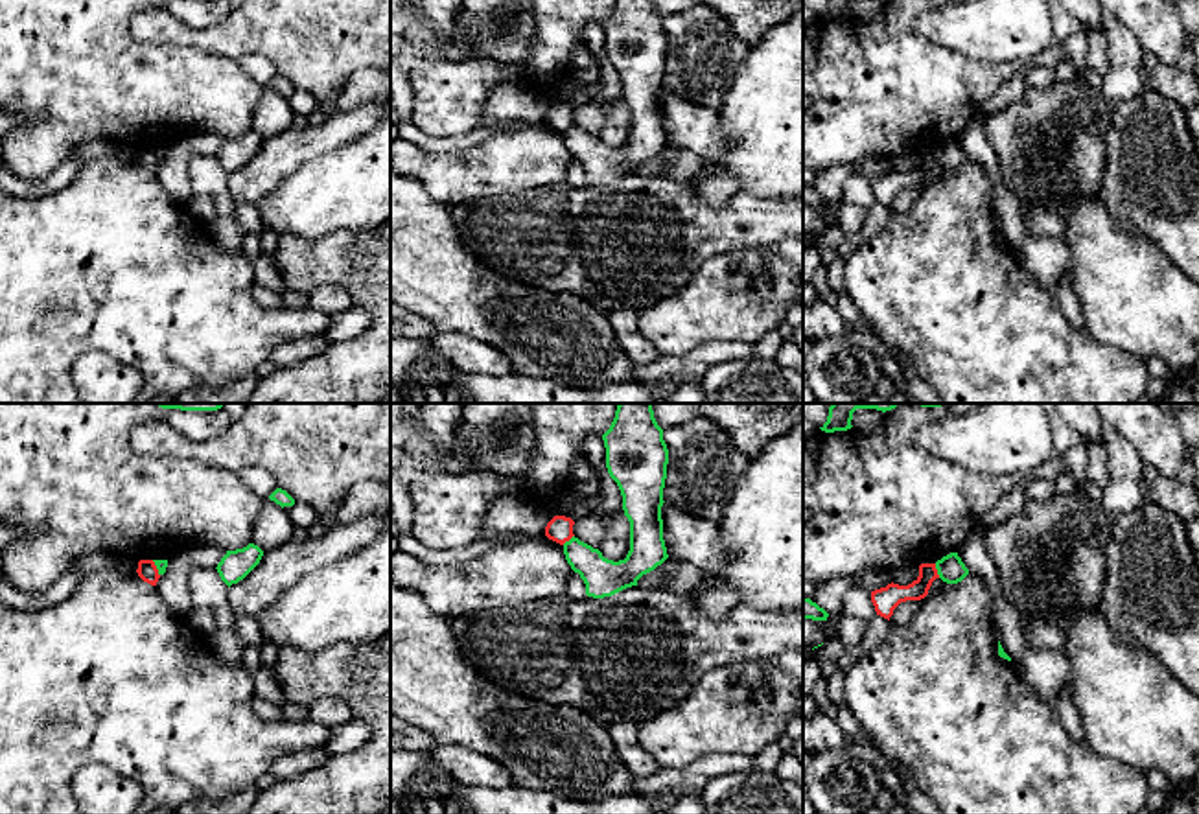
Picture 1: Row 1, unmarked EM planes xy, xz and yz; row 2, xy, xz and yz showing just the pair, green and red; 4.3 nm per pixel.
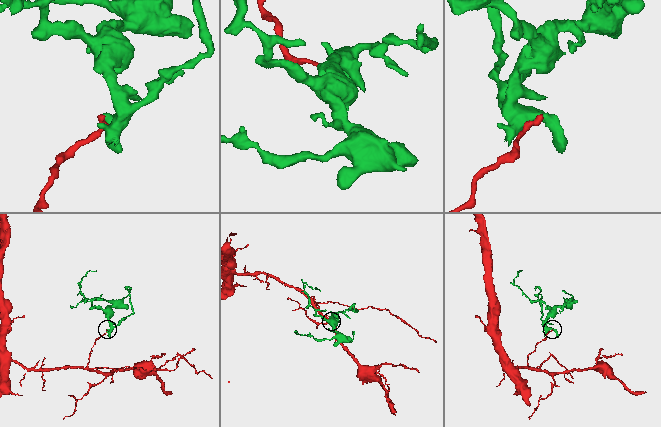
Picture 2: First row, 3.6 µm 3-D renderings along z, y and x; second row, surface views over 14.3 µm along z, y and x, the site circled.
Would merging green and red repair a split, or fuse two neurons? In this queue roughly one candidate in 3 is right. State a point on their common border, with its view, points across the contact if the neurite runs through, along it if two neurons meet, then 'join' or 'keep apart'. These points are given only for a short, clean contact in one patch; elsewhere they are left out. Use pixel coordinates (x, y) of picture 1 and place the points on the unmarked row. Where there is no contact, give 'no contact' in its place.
contact yz (938, 159); border yz (934, 151), (940, 164); keep apart

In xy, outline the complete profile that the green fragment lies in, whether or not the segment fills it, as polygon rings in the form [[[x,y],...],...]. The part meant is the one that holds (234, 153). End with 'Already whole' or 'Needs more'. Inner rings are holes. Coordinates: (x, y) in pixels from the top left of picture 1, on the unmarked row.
[[[249,131],[243,136],[227,138],[215,157],[221,168],[230,175],[243,168],[260,151],[262,144],[263,138],[258,133]]]. Already whole

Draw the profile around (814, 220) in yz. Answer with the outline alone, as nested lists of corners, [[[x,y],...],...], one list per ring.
[[[829,203],[825,208],[803,206],[803,234],[812,238],[831,225],[836,225],[838,204],[840,203]]]

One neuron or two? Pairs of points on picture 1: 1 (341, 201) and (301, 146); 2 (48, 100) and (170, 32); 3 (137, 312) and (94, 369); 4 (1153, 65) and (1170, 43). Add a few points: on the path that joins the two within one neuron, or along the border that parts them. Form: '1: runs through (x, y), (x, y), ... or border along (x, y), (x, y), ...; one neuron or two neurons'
1: border along (350, 140), (304, 161), (279, 186); two neurons
2: border along (128, 23), (128, 30), (137, 41), (192, 48); two neurons
3: border along (70, 367), (87, 352), (107, 352), (142, 378); two neurons
4: border along (1146, 50), (1168, 65), (1179, 65); two neurons

